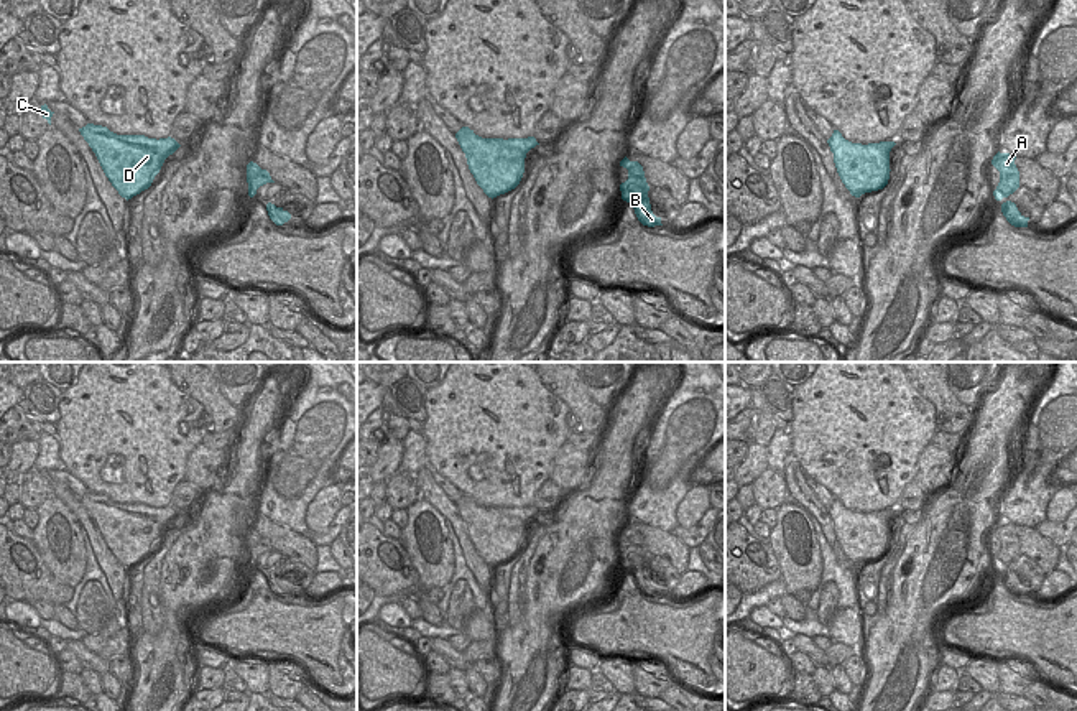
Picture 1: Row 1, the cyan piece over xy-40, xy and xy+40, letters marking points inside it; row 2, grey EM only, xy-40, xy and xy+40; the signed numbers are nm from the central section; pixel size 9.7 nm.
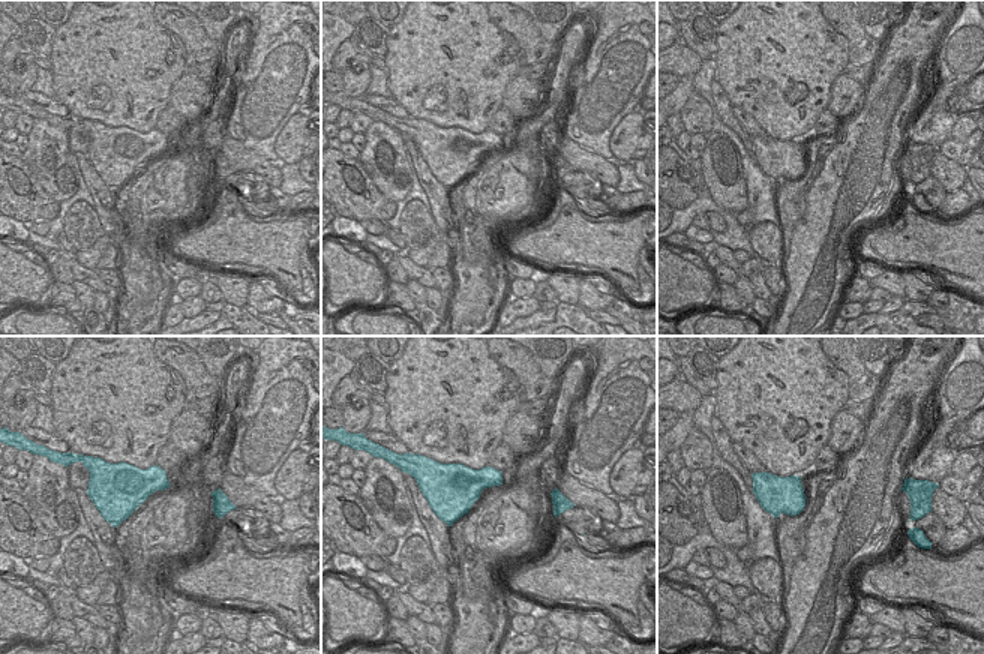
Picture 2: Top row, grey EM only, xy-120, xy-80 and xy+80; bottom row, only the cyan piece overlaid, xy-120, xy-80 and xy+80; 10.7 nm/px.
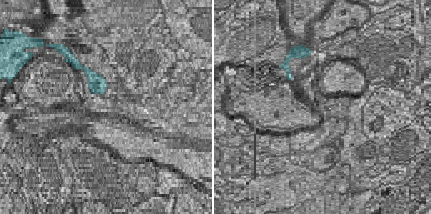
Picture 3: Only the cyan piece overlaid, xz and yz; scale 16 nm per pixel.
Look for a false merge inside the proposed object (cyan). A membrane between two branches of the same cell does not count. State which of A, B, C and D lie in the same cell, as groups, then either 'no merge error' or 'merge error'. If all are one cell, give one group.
groups A B / C D; merge error

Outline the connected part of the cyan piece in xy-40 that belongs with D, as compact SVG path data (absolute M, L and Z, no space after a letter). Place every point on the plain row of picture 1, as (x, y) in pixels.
M87 492L79 500L112 555L127 569L148 558L164 528L181 515L171 505L156 509L145 504L117 504L94 492Z

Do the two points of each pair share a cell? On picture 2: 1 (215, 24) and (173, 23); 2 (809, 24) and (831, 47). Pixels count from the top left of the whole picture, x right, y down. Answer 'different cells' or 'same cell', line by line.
1: different cells
2: same cell

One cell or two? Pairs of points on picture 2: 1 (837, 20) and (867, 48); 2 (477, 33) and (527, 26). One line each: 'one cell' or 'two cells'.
1: one cell
2: two cells

